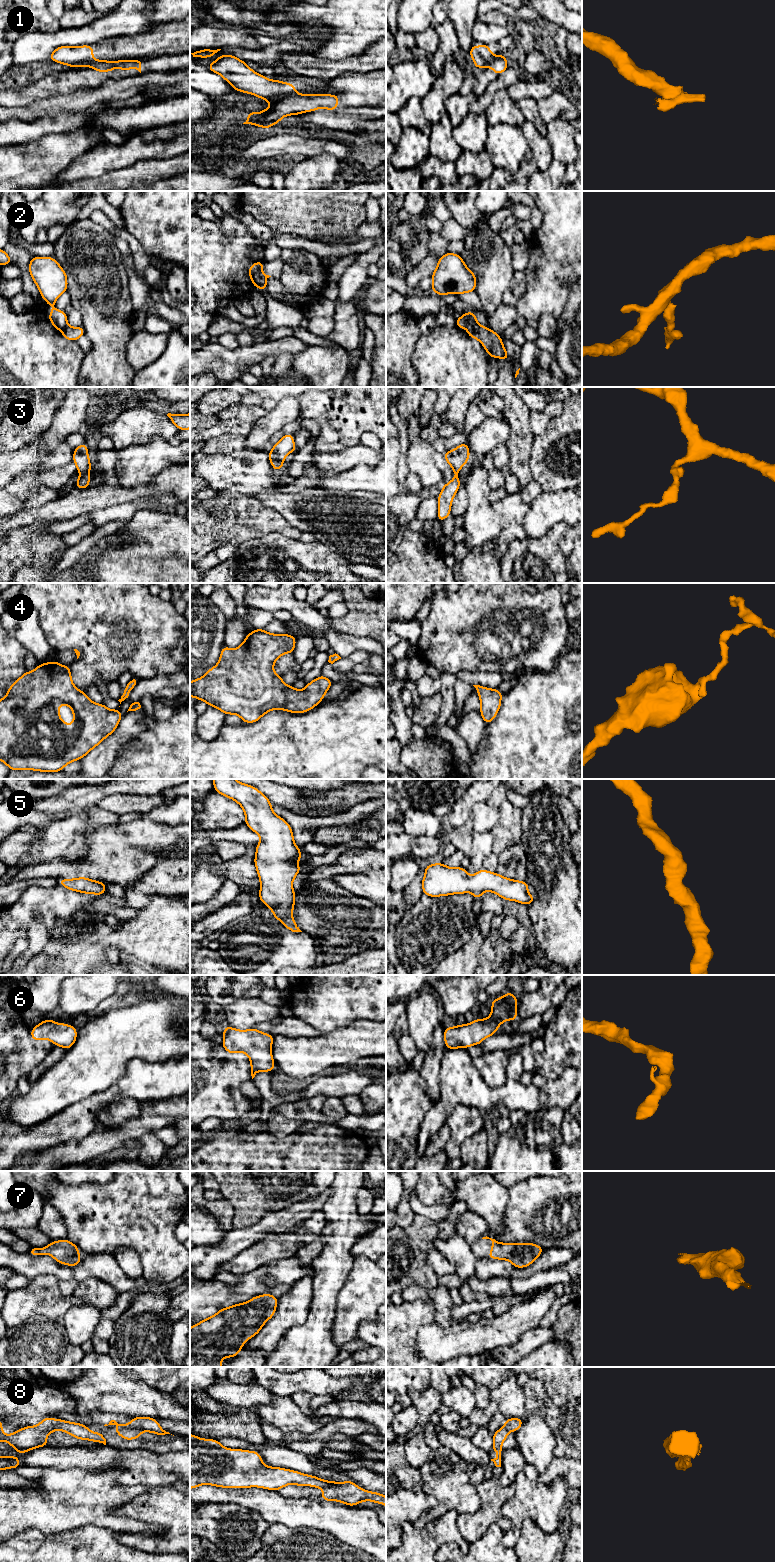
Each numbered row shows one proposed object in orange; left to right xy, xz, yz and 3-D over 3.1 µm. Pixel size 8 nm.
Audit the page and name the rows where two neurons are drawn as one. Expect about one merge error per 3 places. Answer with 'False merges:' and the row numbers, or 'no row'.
False merges: 1, 2, 8

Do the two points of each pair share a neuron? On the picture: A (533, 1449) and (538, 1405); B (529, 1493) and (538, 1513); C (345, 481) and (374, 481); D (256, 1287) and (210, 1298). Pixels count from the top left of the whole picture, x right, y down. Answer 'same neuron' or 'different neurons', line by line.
A: same neuron
B: same neuron
C: same neuron
D: same neuron

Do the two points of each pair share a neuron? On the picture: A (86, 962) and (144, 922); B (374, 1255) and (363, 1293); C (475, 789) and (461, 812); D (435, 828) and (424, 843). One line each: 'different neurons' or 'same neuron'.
A: same neuron
B: different neurons
C: same neuron
D: different neurons

